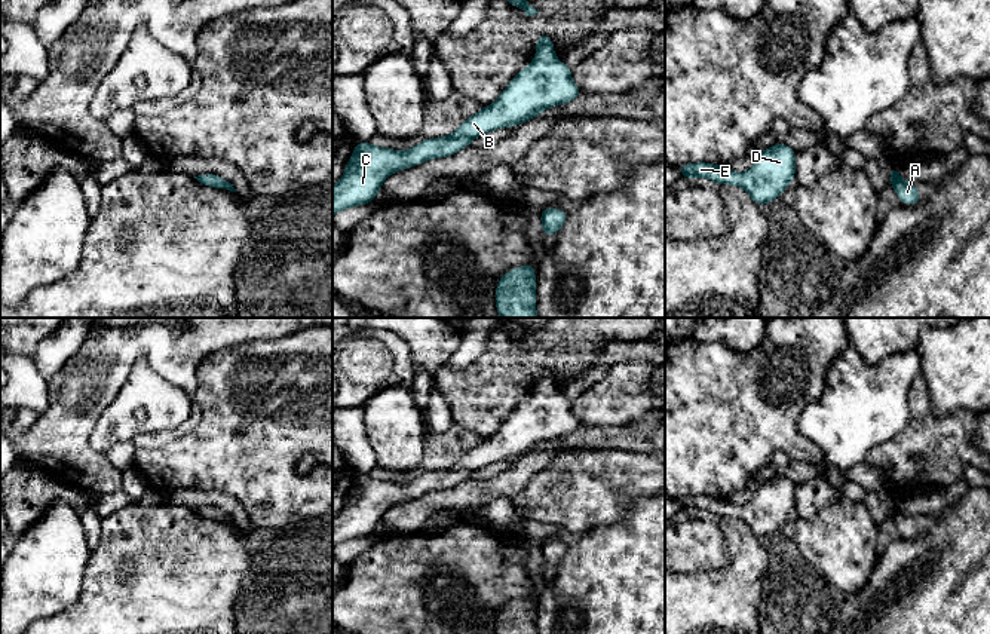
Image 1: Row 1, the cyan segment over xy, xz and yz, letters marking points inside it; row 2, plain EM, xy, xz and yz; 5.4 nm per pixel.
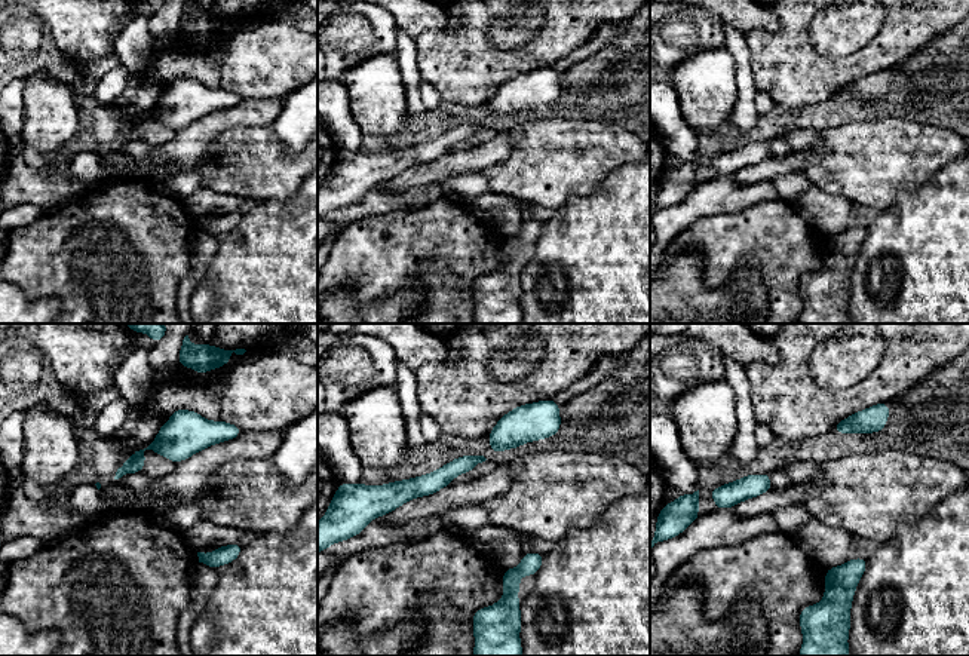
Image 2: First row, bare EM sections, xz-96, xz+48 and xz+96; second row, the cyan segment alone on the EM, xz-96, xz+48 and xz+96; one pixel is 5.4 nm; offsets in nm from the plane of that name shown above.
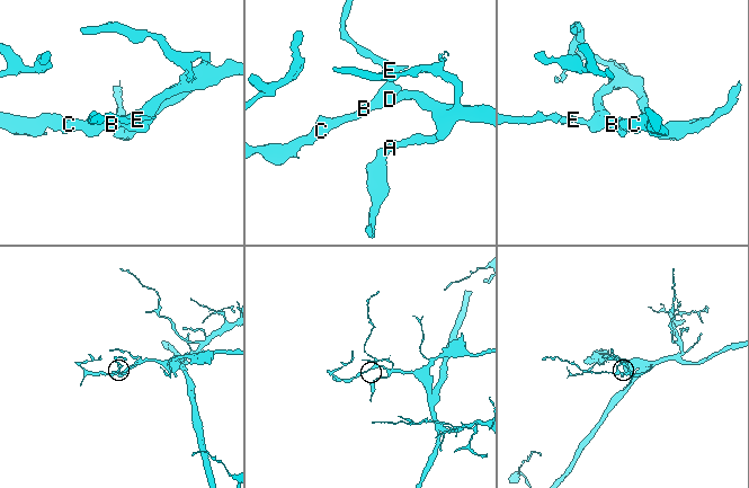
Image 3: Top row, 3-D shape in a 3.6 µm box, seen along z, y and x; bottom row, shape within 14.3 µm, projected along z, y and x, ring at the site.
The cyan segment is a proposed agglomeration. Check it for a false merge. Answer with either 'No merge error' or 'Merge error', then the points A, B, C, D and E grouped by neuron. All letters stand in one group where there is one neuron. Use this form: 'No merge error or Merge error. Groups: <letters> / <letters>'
No merge error. Groups: A B C D E

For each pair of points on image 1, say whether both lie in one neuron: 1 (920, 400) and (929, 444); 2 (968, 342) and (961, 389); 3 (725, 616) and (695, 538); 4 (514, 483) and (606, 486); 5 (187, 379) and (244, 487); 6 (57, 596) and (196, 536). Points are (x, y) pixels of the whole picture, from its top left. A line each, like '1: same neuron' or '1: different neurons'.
1: same neuron
2: same neuron
3: different neurons
4: different neurons
5: different neurons
6: different neurons

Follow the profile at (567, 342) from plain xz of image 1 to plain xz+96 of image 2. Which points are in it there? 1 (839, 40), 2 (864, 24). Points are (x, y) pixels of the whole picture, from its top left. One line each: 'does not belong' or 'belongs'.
1: does not belong
2: does not belong

